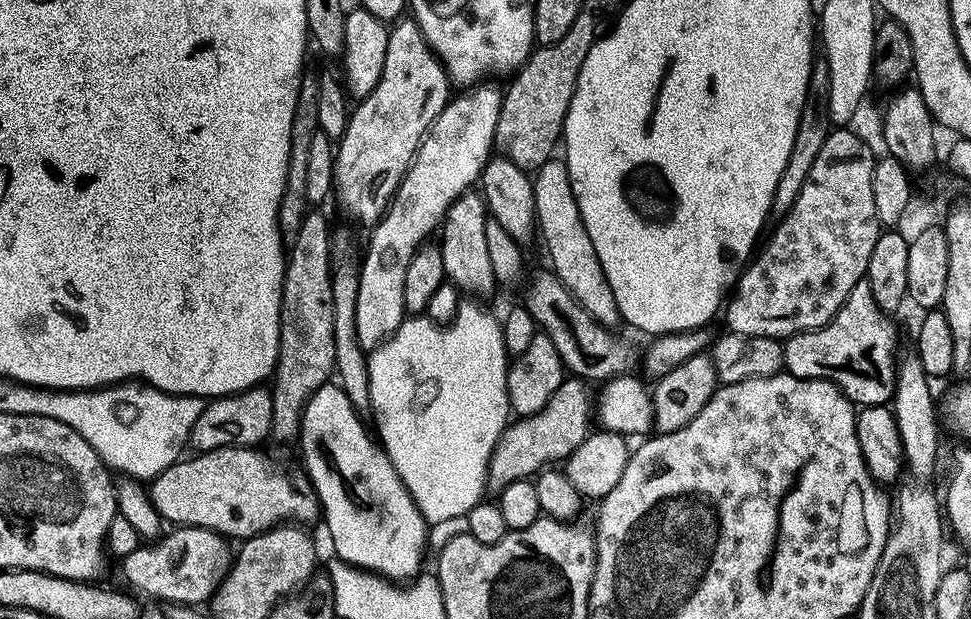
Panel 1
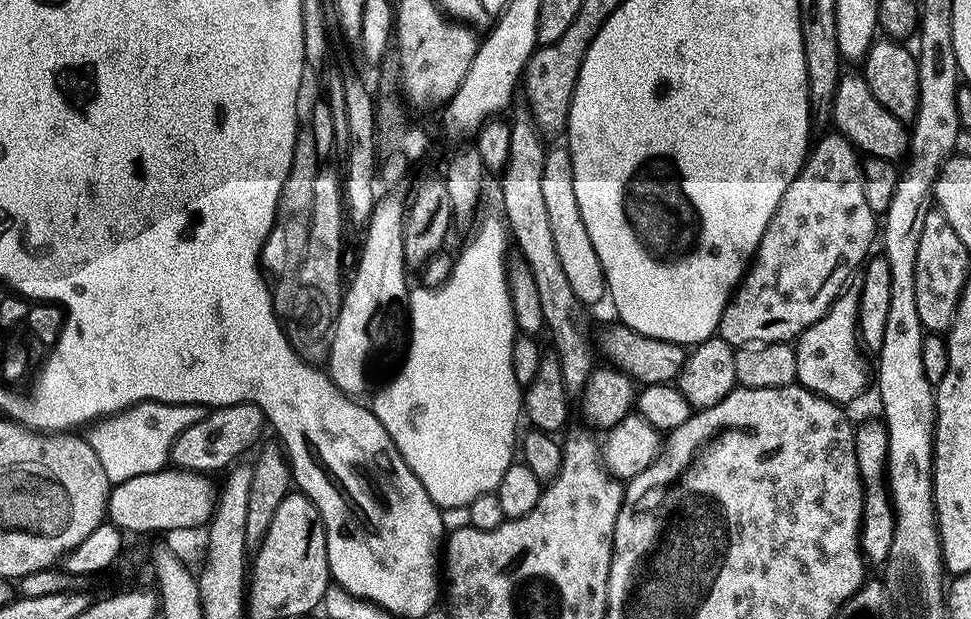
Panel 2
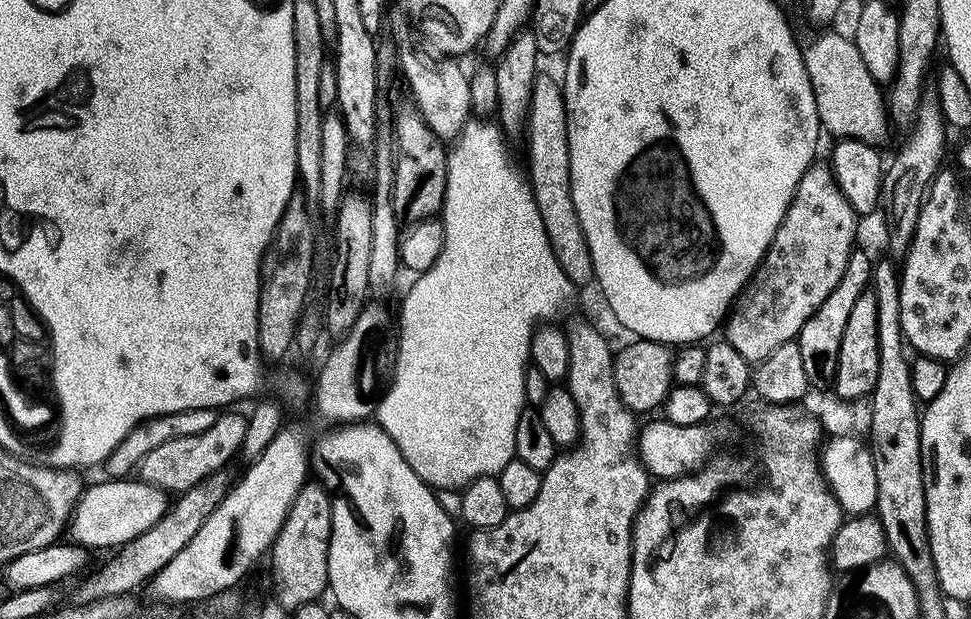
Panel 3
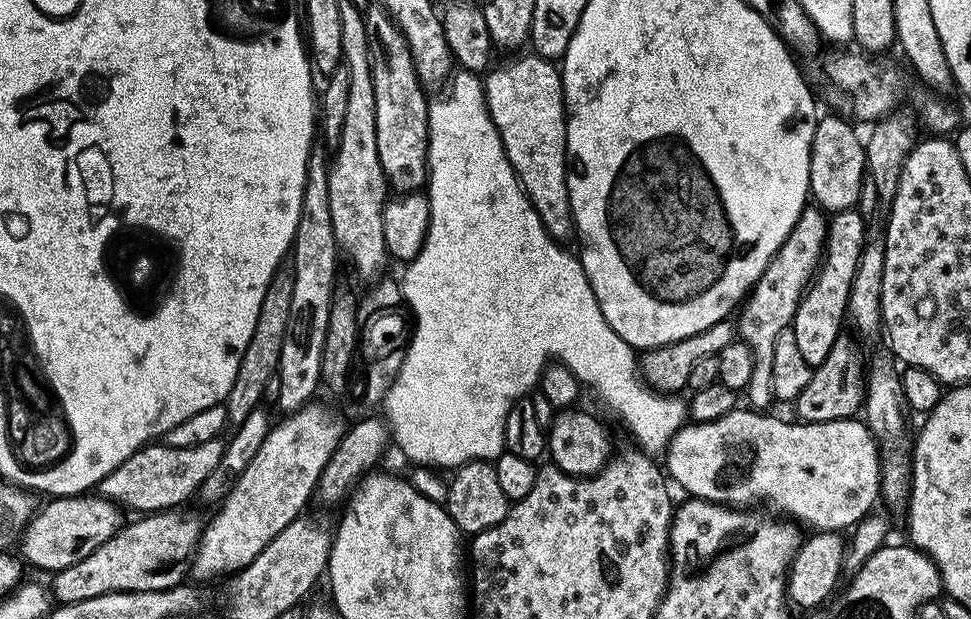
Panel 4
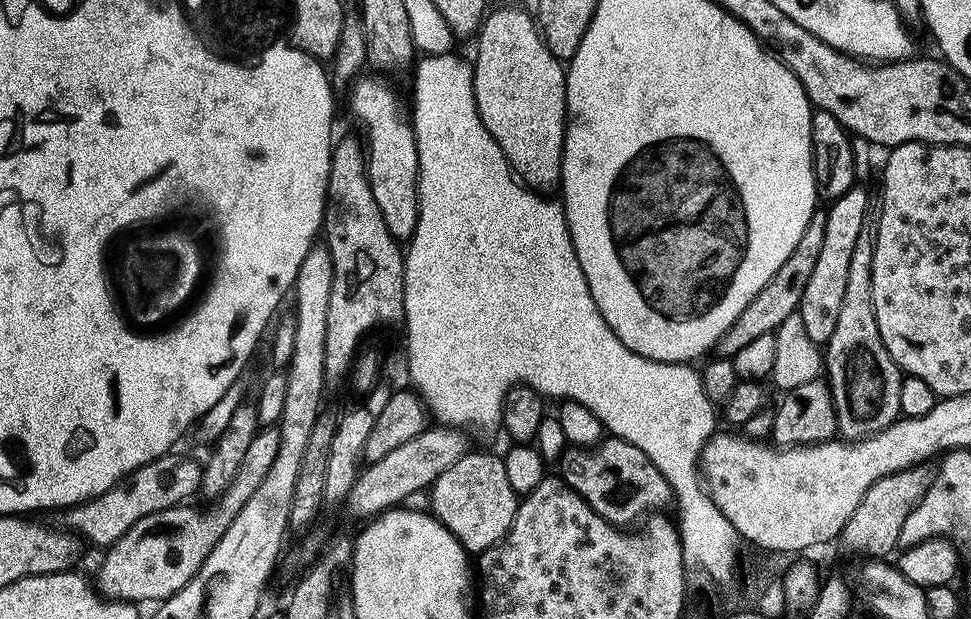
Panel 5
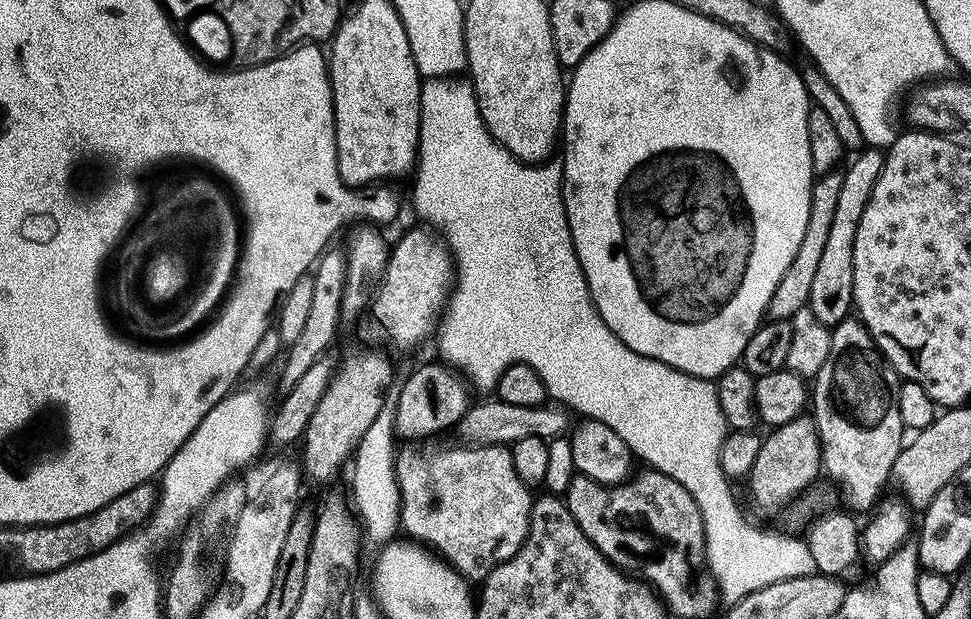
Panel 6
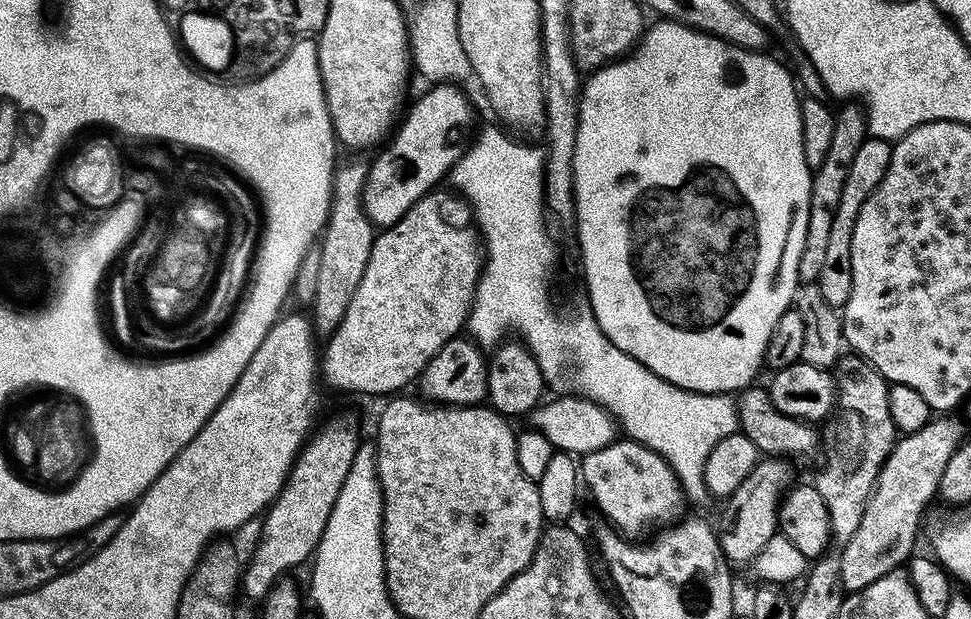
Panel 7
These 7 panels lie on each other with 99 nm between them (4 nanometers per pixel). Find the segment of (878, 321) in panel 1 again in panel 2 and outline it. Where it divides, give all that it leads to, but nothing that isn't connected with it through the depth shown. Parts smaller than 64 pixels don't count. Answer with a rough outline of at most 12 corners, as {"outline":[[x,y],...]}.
{"outline":[[859,283],[794,341],[796,383],[847,406],[870,384]]}

